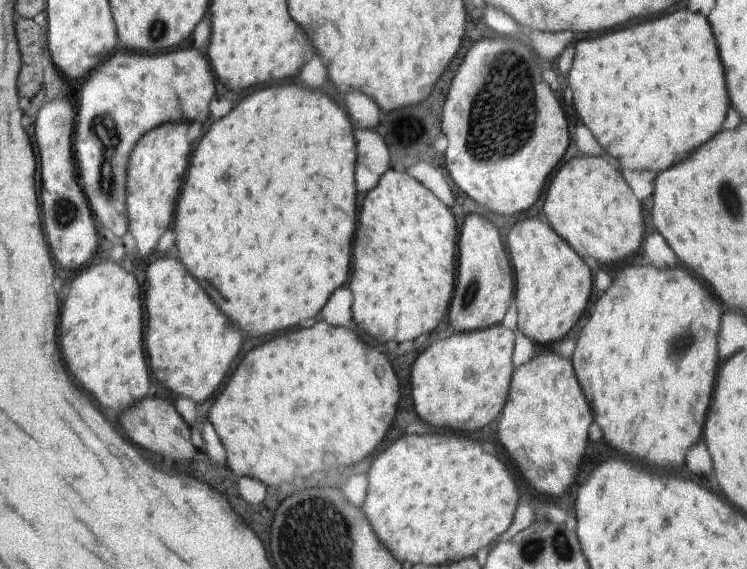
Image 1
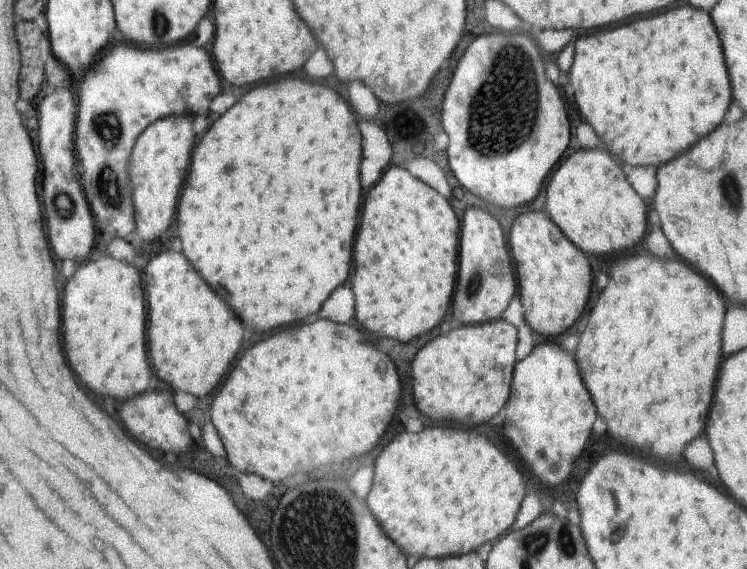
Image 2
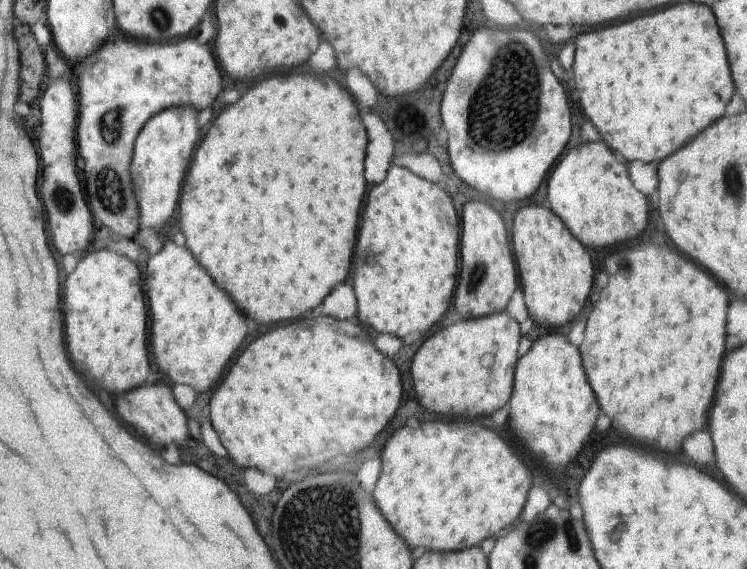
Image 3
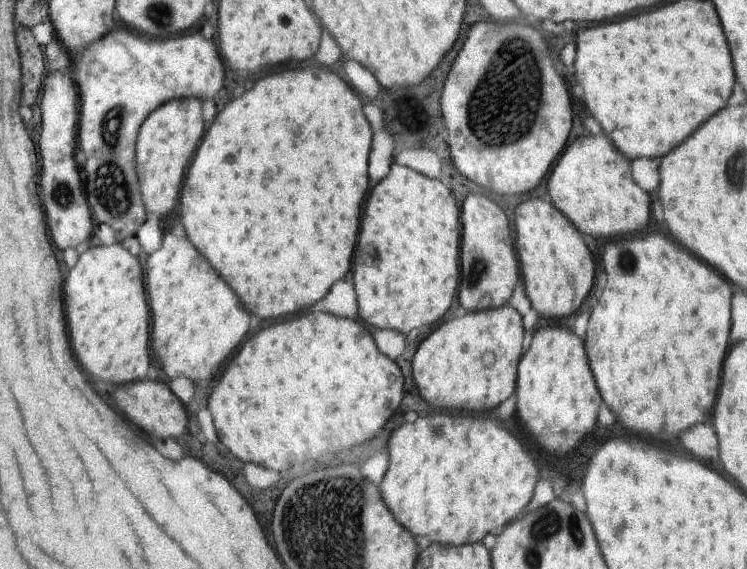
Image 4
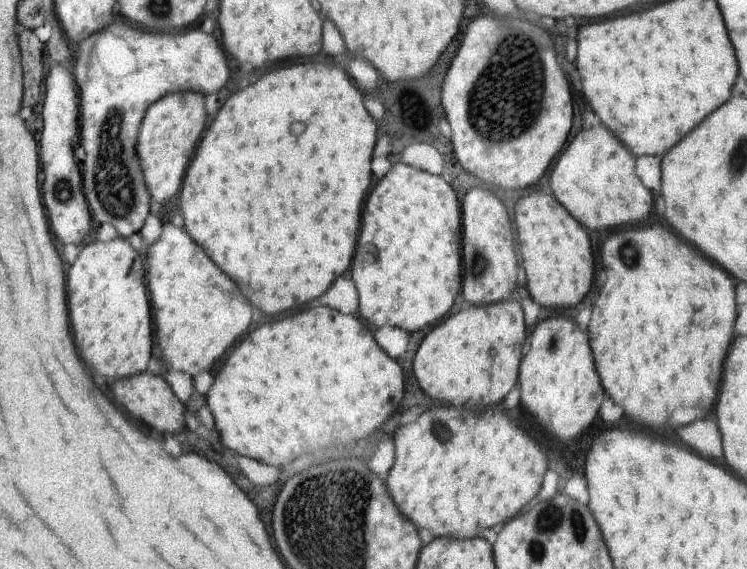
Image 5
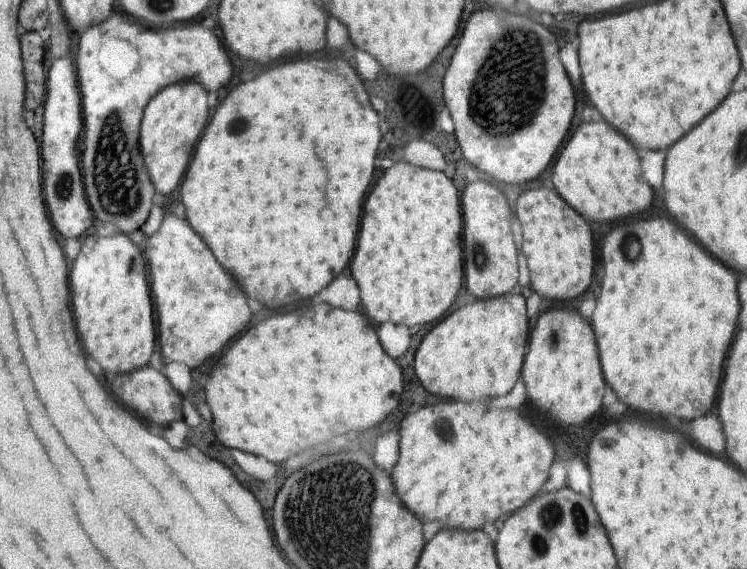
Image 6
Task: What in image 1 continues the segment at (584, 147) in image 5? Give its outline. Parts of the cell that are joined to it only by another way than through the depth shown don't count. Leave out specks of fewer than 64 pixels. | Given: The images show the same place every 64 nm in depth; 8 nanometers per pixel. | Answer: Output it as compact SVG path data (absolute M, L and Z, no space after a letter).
M601 151L596 158L576 156L568 160L554 174L543 208L552 230L582 258L592 256L598 263L610 264L640 250L644 236L642 203L630 190L618 165Z

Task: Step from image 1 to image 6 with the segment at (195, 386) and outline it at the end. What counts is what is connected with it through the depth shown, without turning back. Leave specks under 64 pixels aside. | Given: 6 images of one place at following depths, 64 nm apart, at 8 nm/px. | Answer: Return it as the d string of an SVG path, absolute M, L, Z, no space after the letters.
M174 214L164 216L160 228L154 236L146 237L146 260L150 266L152 278L151 292L158 311L158 326L160 328L160 348L164 354L163 360L182 362L190 370L212 358L222 346L238 336L250 322L250 308L246 304L246 296L240 284L232 278L232 274L214 258L210 248L200 236L190 228L186 220L178 219Z

